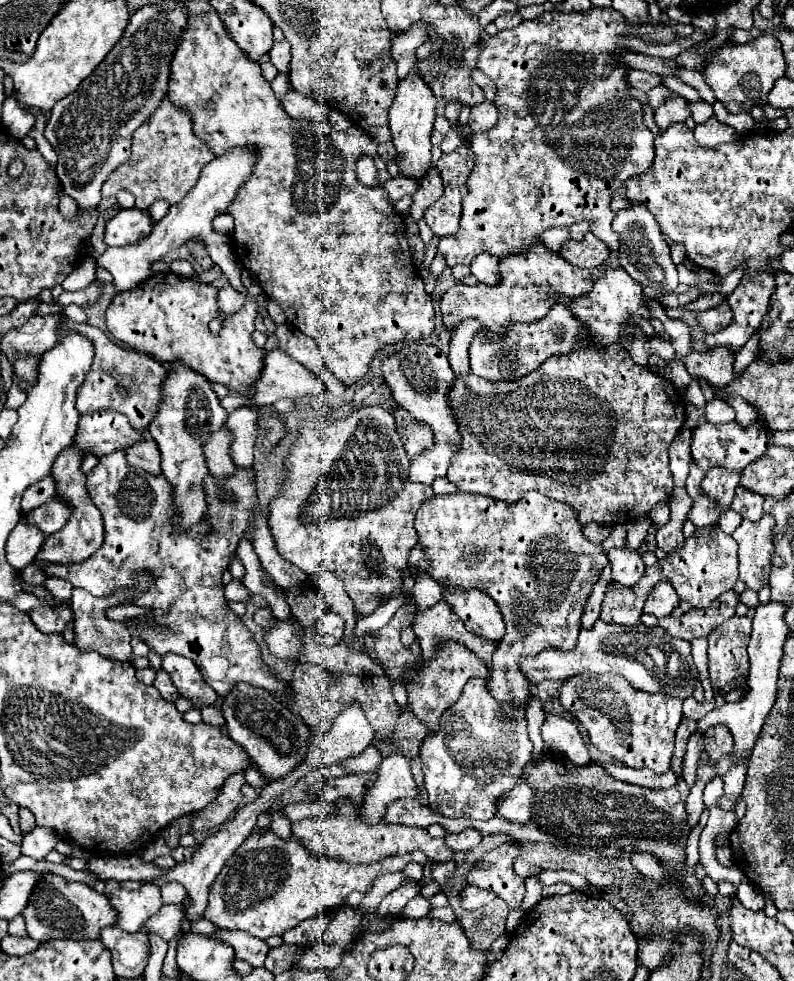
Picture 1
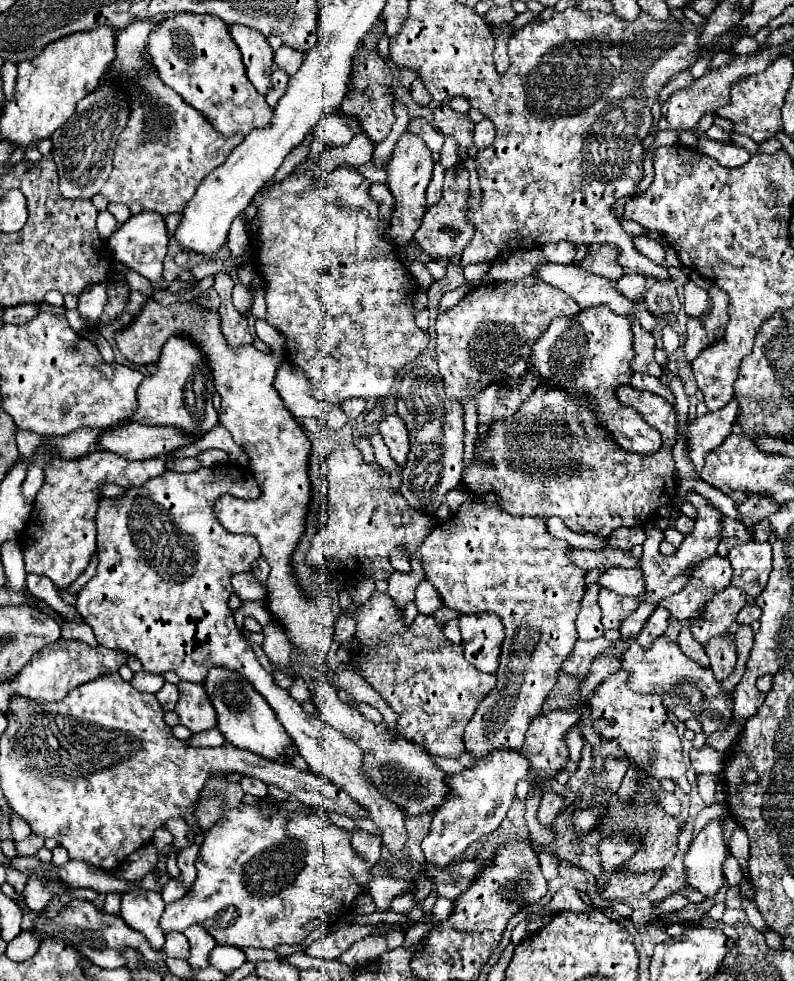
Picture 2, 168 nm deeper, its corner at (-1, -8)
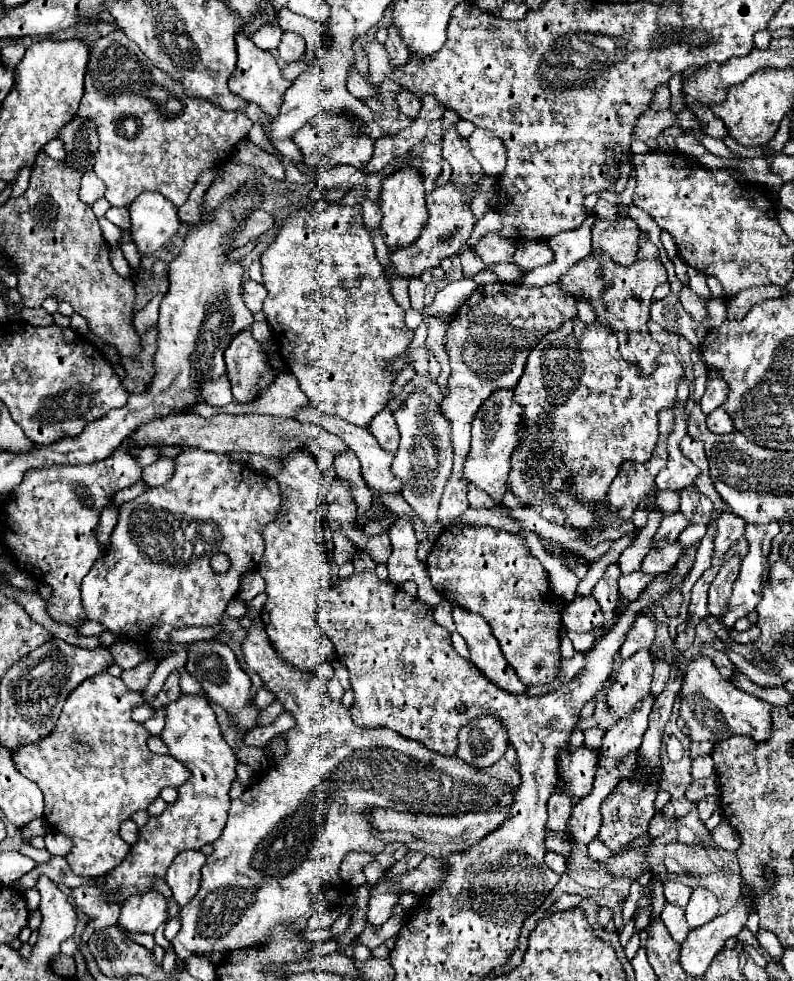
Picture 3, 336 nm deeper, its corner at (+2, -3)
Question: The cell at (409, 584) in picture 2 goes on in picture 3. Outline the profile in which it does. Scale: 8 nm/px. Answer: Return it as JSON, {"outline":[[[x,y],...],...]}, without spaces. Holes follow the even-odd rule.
{"outline":[[[413,391],[395,411],[401,433],[401,445],[393,459],[393,475],[403,481],[403,499],[419,515],[423,523],[437,521],[437,509],[445,483],[453,467],[453,445],[449,439],[449,419],[445,419],[439,403],[425,391]]]}

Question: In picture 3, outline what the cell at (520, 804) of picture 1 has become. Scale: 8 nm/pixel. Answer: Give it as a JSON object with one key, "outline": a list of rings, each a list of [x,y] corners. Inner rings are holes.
{"outline":[[[553,793],[549,797],[549,803],[547,803],[547,811],[549,811],[547,829],[567,831],[567,821],[571,817],[571,807],[573,807],[573,799],[569,799],[569,795]]]}

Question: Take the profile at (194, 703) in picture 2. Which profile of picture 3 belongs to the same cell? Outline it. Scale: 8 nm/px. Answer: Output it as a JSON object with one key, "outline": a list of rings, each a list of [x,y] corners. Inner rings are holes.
{"outline":[[[183,693],[181,699],[167,703],[161,739],[167,743],[169,753],[191,769],[191,777],[179,787],[179,799],[173,805],[167,805],[159,817],[151,817],[149,823],[141,827],[139,841],[131,847],[129,855],[105,877],[107,893],[113,893],[113,889],[121,891],[119,899],[113,897],[111,901],[123,901],[129,895],[153,889],[153,877],[165,877],[165,871],[177,853],[185,849],[201,849],[203,845],[213,843],[227,821],[229,789],[235,781],[237,761],[231,747],[223,741],[221,729],[215,721],[215,711],[207,697]]]}

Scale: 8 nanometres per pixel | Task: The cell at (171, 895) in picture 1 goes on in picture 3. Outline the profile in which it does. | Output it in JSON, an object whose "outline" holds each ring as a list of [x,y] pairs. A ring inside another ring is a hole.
{"outline":[[[183,851],[171,863],[165,879],[173,891],[173,899],[181,907],[195,897],[195,893],[199,889],[199,879],[201,879],[199,871],[201,871],[205,859],[207,857],[201,851]]]}

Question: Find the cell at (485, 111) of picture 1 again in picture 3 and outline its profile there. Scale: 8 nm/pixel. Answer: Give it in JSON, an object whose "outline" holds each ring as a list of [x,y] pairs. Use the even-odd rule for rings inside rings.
{"outline":[[[477,127],[469,137],[469,145],[471,145],[473,157],[481,163],[485,175],[495,175],[495,177],[501,175],[507,161],[505,145],[493,131]]]}

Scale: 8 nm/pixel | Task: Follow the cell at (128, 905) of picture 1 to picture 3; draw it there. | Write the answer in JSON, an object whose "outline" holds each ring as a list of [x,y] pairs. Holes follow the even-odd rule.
{"outline":[[[145,891],[145,895],[131,895],[121,909],[119,927],[131,933],[155,933],[165,921],[167,901],[159,891]]]}

